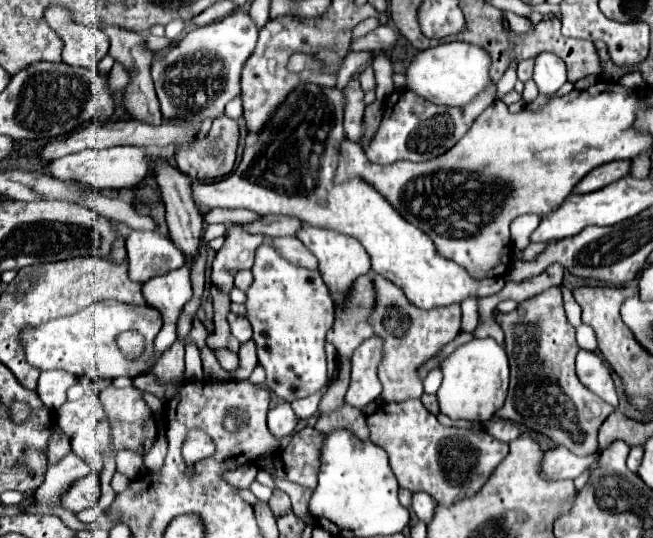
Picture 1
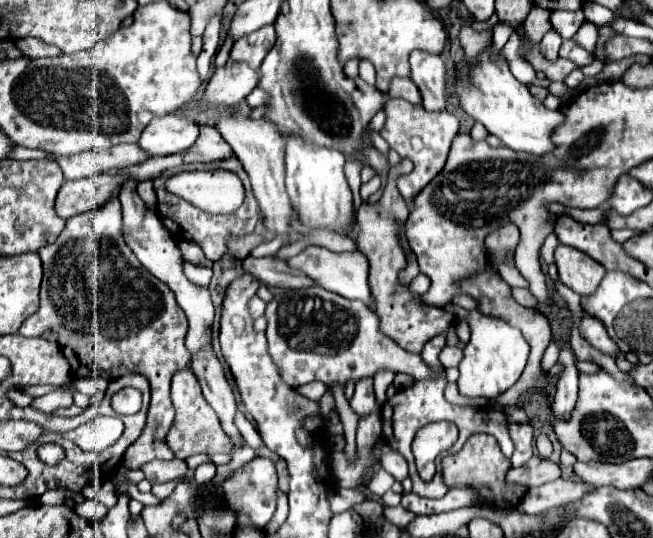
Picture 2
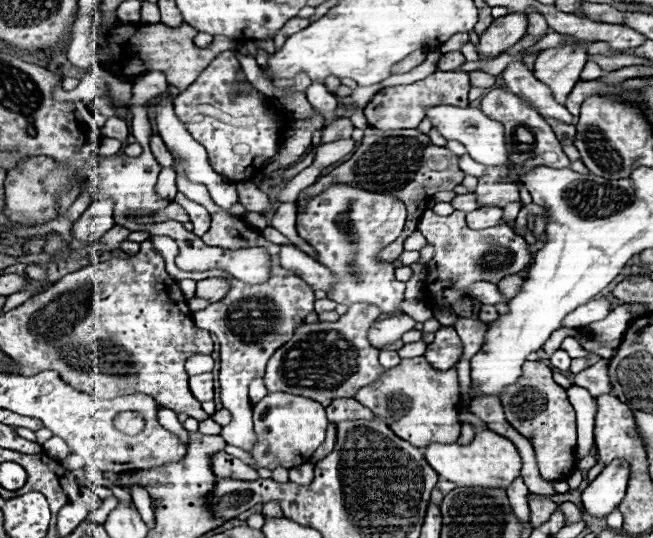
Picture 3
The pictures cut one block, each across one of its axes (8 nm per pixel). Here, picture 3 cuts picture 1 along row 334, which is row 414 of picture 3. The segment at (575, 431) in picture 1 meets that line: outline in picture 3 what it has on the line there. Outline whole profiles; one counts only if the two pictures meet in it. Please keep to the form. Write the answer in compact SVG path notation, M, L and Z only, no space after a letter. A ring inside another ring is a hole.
M526 362L524 364L522 378L506 388L504 396L500 398L504 406L506 420L522 434L526 436L536 452L540 476L544 480L564 480L568 468L570 474L576 468L576 416L574 408L568 402L566 390L560 388L552 380L552 370L544 362ZM570 456L570 464L568 464Z

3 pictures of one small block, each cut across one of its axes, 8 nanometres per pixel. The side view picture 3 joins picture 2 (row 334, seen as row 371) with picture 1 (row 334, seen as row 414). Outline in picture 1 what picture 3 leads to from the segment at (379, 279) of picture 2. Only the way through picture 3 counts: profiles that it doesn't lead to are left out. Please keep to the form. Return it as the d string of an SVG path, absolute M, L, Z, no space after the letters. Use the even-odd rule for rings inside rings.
M374 276L376 286L376 310L372 314L374 334L384 338L384 360L378 368L378 378L382 382L382 402L400 402L422 396L422 384L418 368L428 360L436 358L440 350L458 336L460 332L460 306L436 308L436 310L418 310L408 304L404 292L390 284L388 280Z

